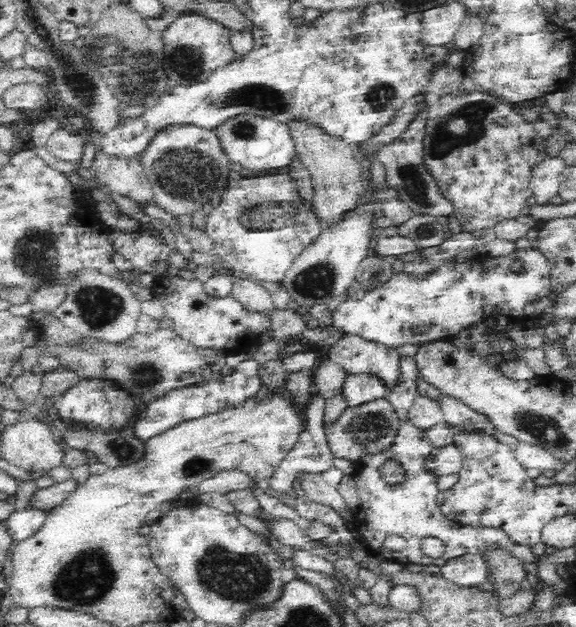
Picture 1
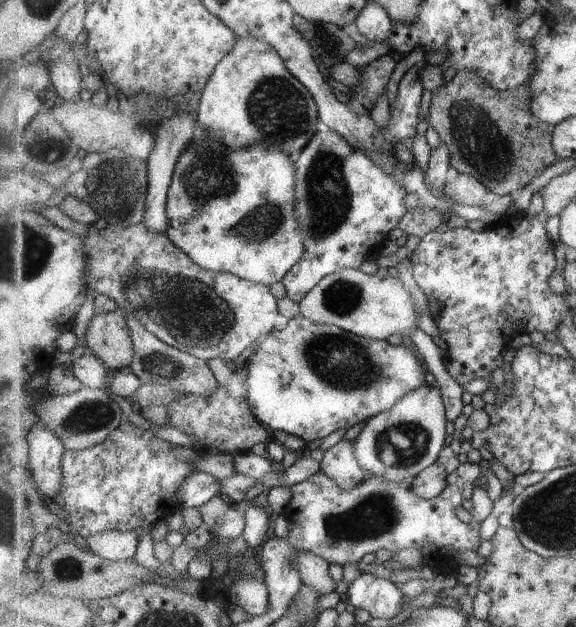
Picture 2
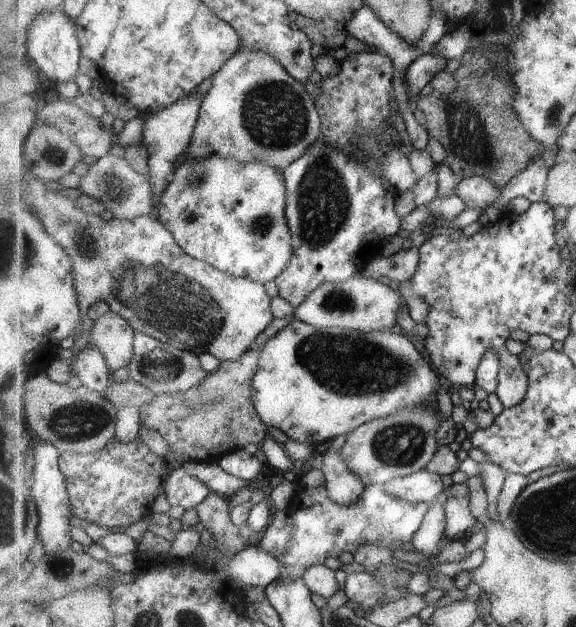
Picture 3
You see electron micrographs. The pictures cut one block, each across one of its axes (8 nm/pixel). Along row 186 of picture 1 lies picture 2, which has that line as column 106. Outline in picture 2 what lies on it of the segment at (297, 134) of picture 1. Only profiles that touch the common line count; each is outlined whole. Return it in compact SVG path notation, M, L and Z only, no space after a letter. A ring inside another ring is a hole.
M95 314L87 327L85 338L88 350L95 353L115 372L131 367L134 362L134 338L126 314Z

